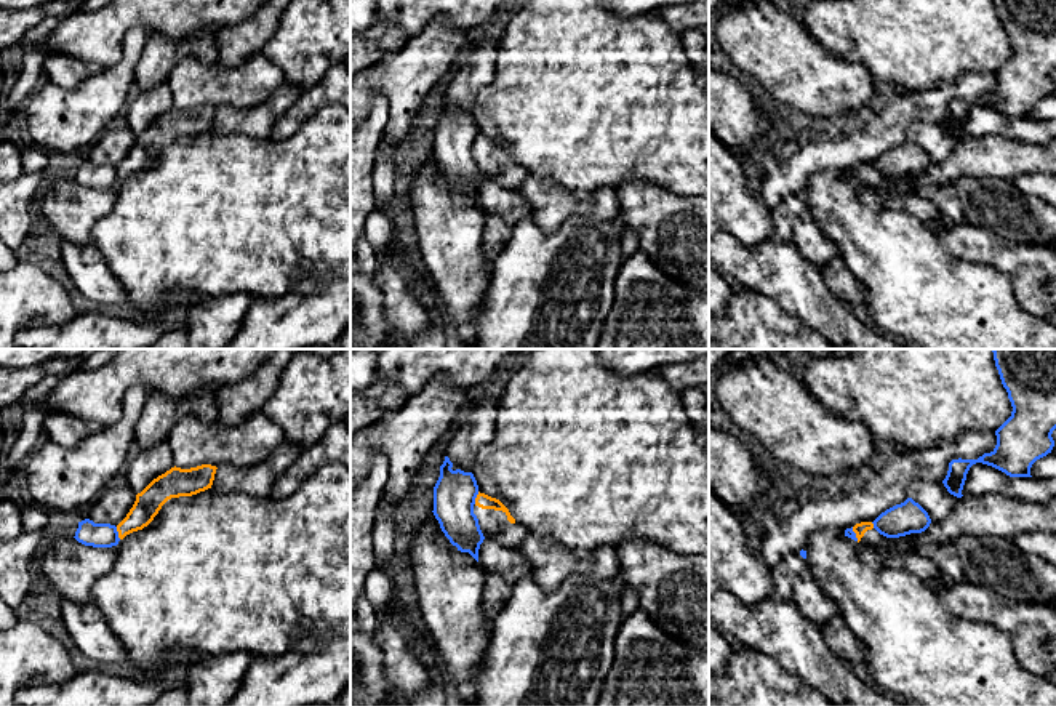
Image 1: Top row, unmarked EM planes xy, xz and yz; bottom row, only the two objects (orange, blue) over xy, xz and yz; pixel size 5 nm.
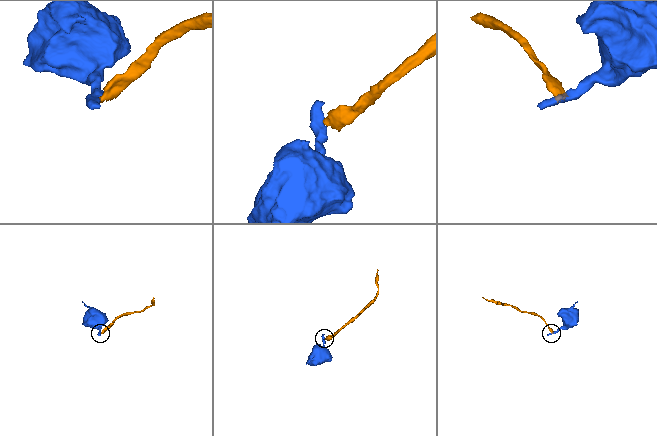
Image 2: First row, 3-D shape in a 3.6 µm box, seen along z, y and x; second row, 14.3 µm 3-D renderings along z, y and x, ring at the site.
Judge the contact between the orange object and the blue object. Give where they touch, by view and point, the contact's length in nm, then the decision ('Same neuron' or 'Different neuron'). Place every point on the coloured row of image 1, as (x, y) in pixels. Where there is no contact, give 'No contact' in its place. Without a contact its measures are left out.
Touches orange at xy (119, 533). Shared border 70 nm. Different neuron

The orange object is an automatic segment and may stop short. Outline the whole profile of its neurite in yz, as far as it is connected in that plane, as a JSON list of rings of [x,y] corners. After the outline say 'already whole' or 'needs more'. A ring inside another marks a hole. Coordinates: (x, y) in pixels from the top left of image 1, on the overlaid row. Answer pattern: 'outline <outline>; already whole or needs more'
outline [[[861,522],[853,527],[853,532],[856,533],[858,543],[862,546],[878,546],[885,548],[888,546],[893,538],[886,538],[880,535],[872,522]]]; needs more

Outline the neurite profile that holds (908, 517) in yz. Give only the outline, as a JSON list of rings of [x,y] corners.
[[[907,498],[904,503],[882,512],[872,523],[880,535],[899,538],[925,532],[930,527],[931,519],[918,503]]]

